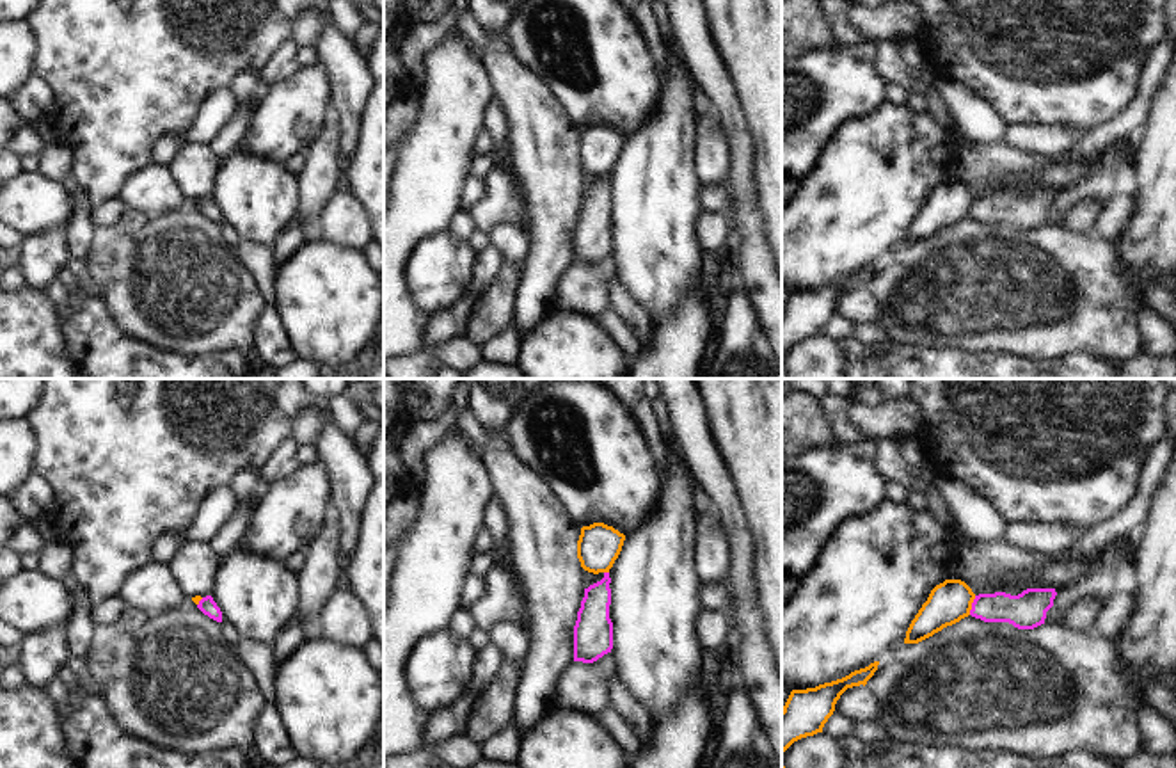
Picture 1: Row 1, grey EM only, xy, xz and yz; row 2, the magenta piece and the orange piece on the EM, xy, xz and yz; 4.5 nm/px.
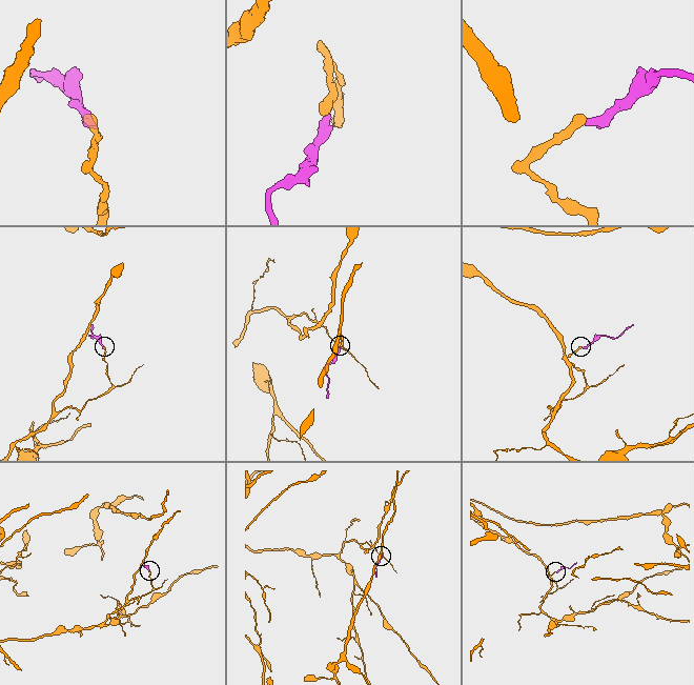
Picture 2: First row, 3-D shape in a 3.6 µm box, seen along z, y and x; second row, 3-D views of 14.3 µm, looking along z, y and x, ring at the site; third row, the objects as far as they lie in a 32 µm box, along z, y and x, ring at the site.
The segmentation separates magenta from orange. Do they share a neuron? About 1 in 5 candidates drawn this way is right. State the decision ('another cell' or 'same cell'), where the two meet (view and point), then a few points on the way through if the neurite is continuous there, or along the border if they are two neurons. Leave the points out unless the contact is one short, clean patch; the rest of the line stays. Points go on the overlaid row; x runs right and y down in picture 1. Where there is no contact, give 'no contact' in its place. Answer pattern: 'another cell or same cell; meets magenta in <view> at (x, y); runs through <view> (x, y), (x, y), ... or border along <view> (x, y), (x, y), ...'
another cell; meets magenta in yz at (972, 605); border along yz (976, 596), (969, 614)

